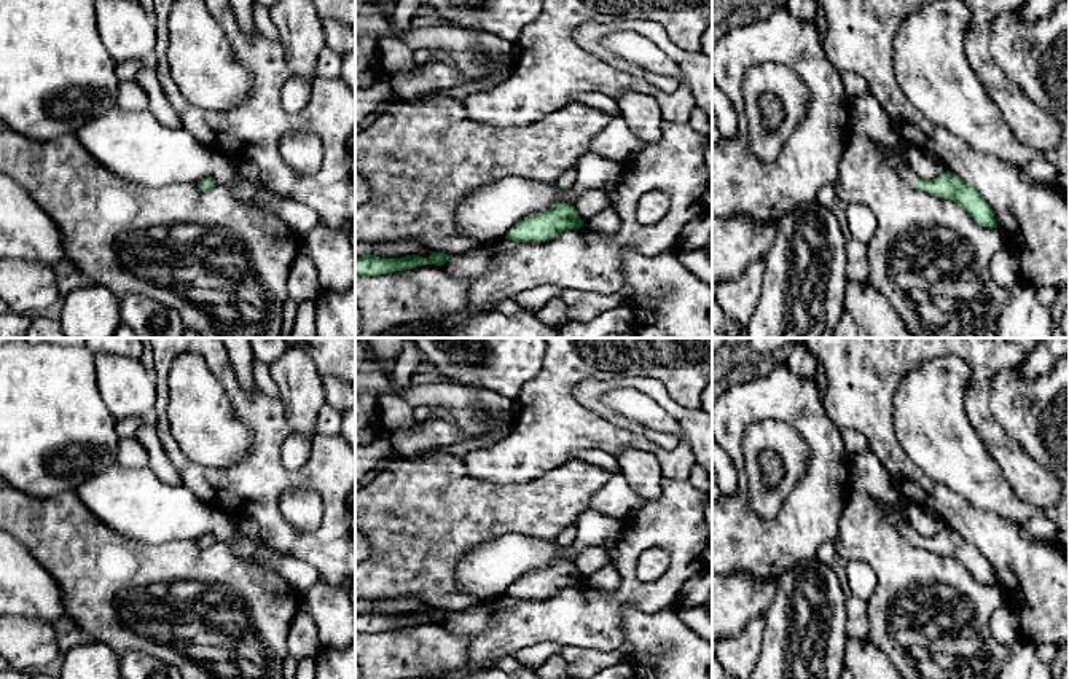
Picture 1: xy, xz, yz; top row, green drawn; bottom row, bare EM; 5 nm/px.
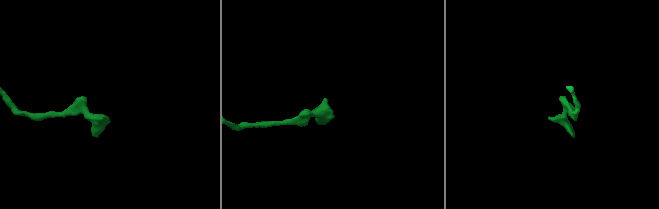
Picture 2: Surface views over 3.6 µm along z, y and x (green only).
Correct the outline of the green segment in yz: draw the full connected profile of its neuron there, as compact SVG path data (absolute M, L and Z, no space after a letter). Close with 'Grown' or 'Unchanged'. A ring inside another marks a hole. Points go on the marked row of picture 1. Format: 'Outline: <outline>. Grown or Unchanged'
Outline: M871 92L862 94L851 102L849 129L854 134L868 137L899 175L916 190L951 199L962 206L980 226L997 228L993 209L985 198L956 174L946 171L930 182L916 177L908 166L908 145L900 129Z. Grown

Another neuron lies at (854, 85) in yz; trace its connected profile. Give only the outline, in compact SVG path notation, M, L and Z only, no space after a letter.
M849 70L840 72L843 86L851 100L857 99L862 94L870 92L868 84L862 75L857 75Z

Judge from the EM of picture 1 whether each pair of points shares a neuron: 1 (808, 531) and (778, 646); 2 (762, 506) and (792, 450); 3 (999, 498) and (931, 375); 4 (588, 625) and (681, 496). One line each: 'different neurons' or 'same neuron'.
1: different neurons
2: same neuron
3: same neuron
4: same neuron

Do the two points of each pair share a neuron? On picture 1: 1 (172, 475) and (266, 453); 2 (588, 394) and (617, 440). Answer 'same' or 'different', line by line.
1: different
2: different

